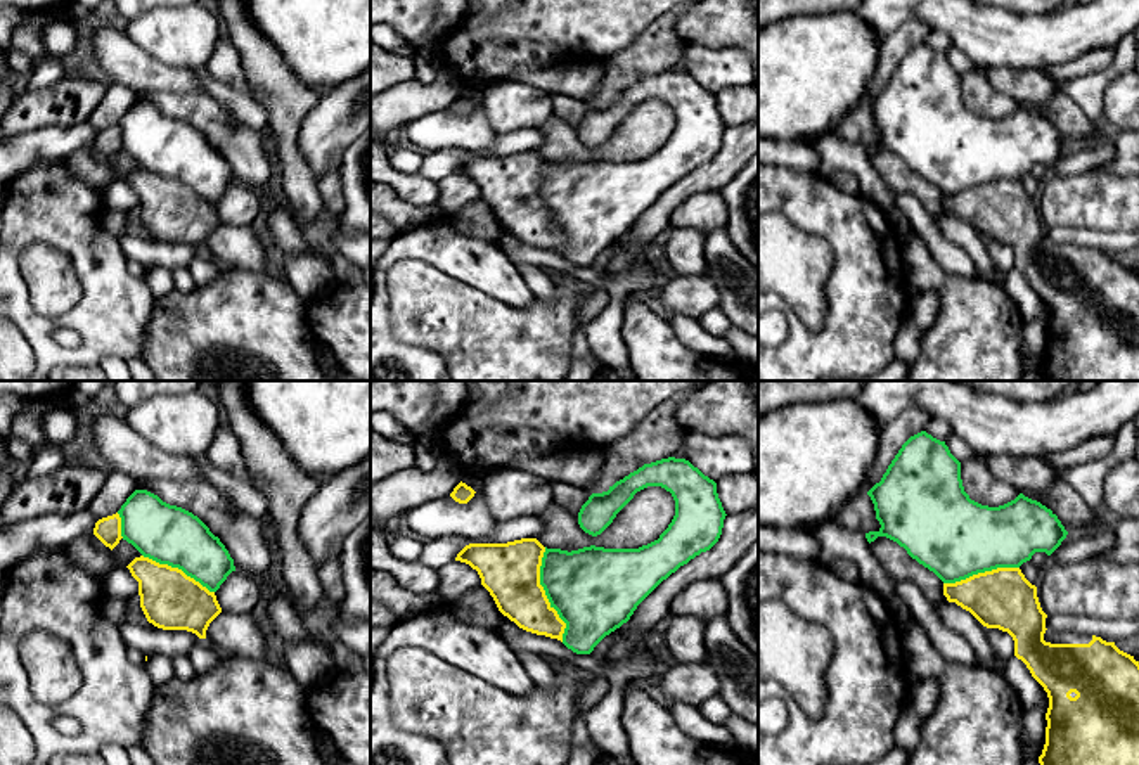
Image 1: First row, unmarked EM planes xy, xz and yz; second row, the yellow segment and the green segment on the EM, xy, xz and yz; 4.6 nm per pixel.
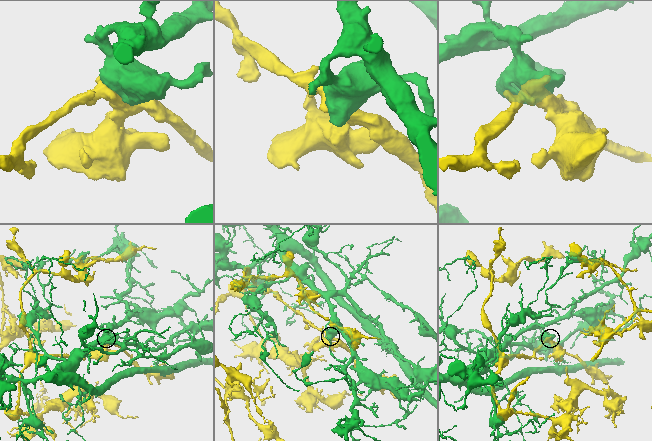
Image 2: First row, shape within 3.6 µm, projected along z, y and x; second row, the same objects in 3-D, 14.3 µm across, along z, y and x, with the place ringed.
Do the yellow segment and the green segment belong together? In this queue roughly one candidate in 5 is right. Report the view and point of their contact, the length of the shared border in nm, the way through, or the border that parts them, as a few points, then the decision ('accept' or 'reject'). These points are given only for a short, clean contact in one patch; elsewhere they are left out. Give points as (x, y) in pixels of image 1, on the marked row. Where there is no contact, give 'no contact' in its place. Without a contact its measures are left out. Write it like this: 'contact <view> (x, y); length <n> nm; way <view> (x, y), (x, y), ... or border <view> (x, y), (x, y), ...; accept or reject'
contact xz (544, 594); length 440 nm; reject

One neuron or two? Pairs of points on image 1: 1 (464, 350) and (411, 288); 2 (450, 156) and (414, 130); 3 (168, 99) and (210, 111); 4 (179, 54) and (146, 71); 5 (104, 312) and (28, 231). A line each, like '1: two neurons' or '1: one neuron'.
1: one neuron
2: two neurons
3: one neuron
4: two neurons
5: one neuron

